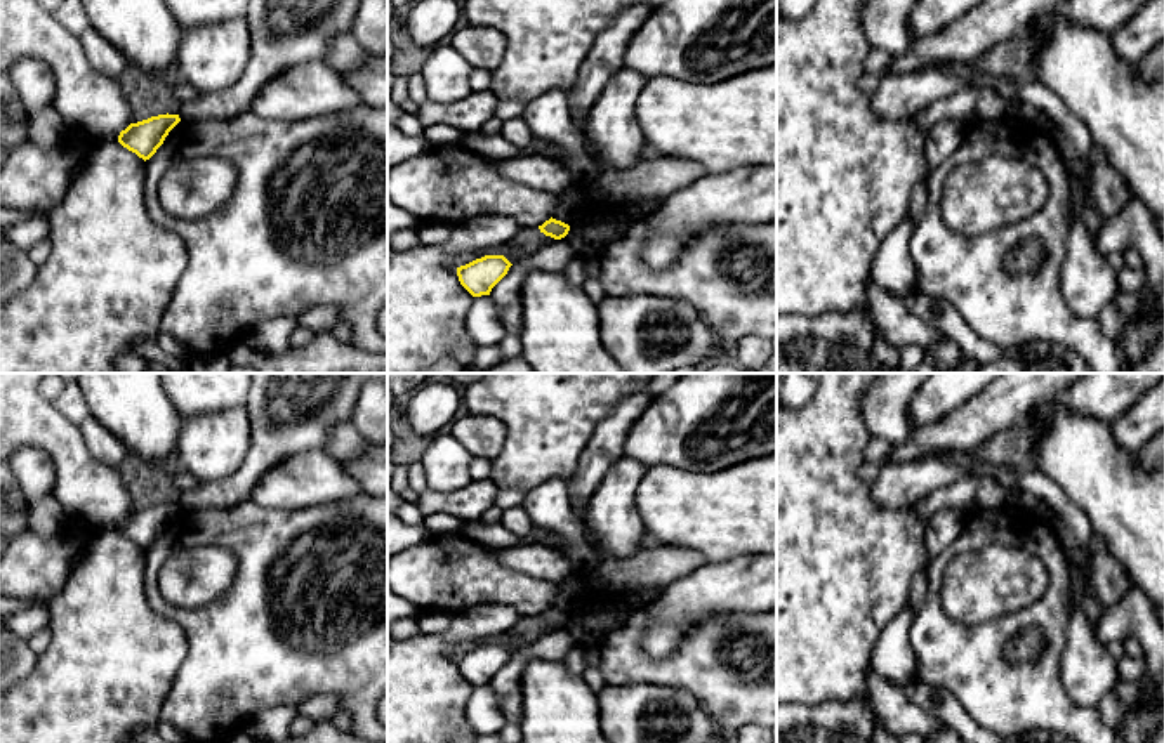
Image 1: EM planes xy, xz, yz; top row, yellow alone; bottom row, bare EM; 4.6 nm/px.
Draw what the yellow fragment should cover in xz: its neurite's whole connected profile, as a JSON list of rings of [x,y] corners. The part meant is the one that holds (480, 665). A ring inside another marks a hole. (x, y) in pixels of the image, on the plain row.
[[[485,644],[457,656],[460,674],[473,684],[490,684],[513,653],[504,644]]]

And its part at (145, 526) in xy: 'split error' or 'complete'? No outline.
complete

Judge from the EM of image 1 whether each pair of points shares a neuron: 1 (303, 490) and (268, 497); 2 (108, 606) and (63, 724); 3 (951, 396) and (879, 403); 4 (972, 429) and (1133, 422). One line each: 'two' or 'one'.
1: one
2: one
3: two
4: one

